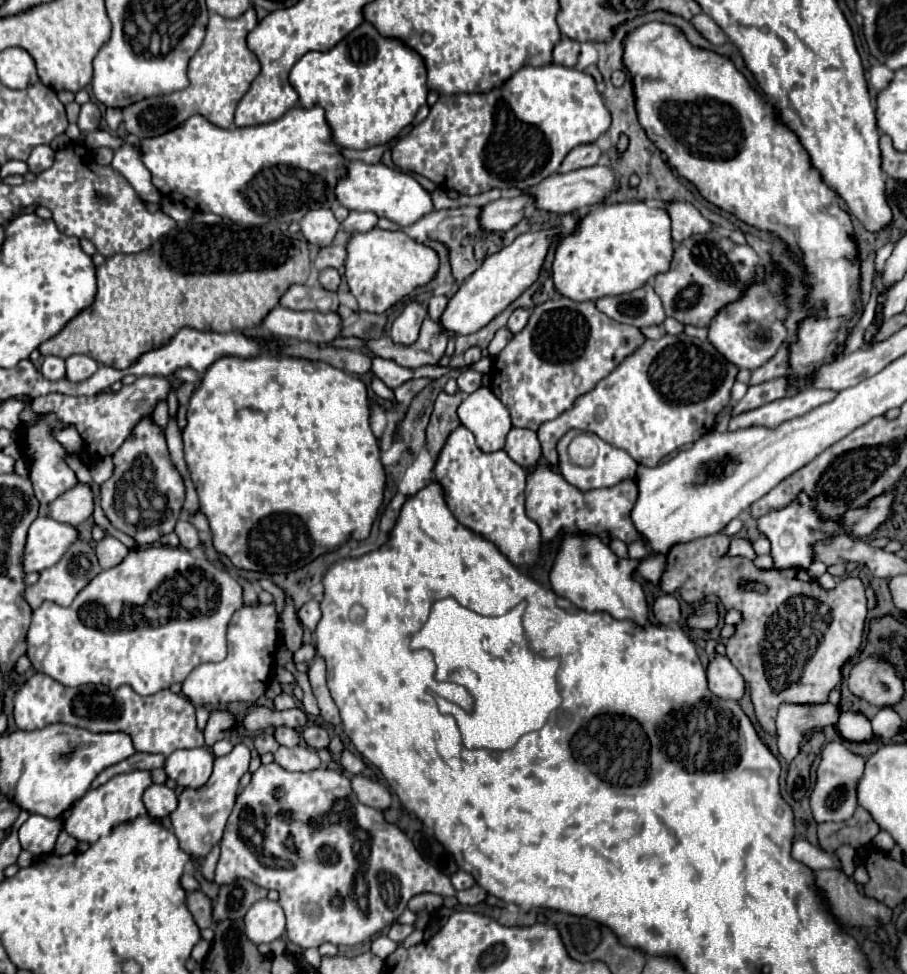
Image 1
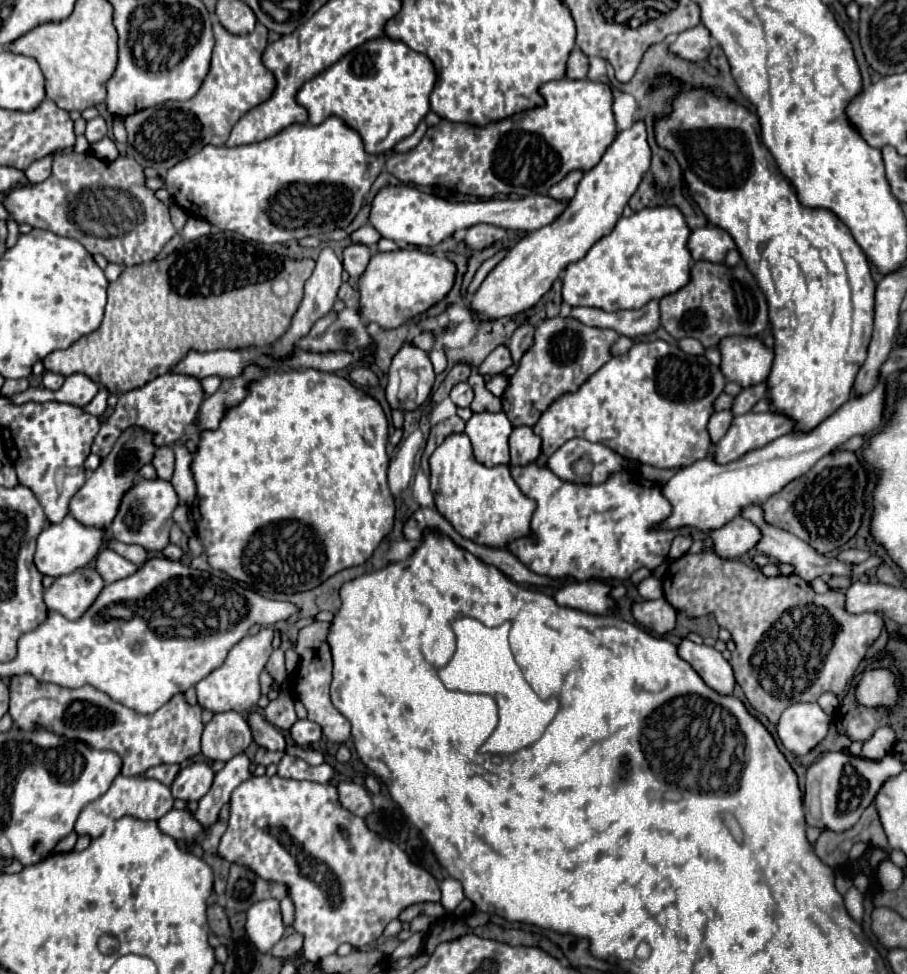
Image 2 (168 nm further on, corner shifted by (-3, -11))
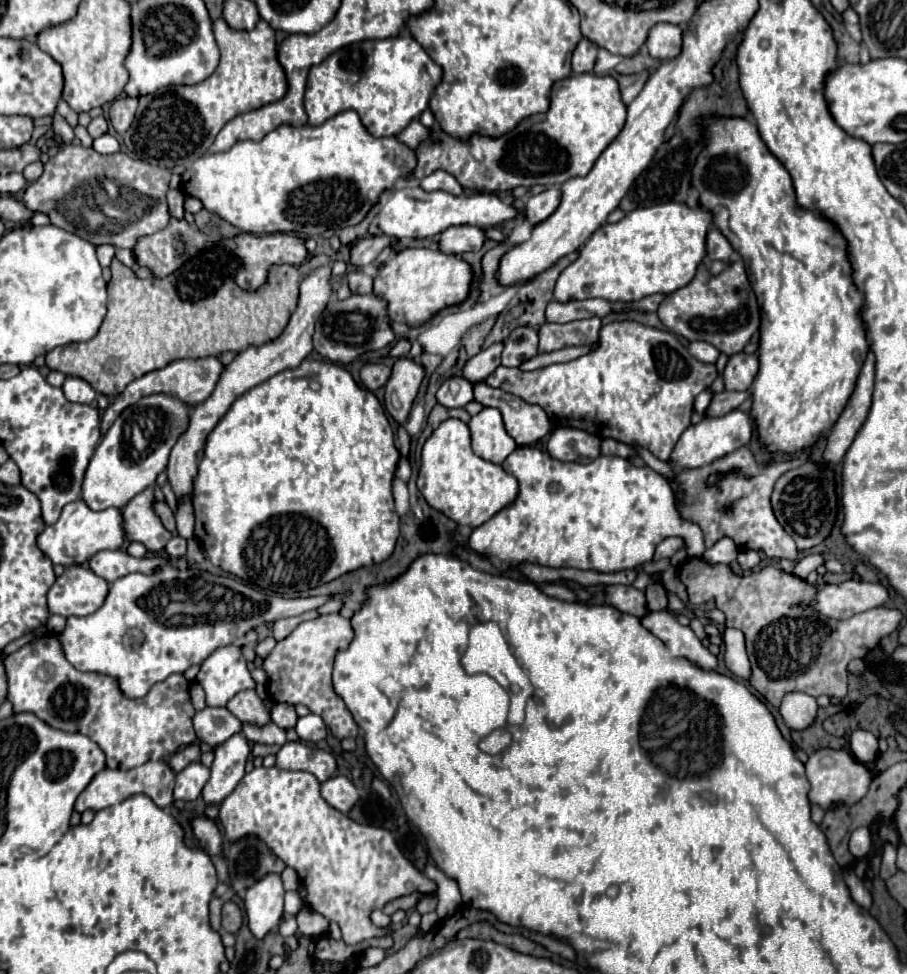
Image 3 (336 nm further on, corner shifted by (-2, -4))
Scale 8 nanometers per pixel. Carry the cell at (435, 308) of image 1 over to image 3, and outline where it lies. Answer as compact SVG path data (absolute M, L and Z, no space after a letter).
M399 338L397 344L391 348L389 356L393 356L393 358L401 358L401 356L407 356L409 350L411 350L411 340L409 340L409 338Z

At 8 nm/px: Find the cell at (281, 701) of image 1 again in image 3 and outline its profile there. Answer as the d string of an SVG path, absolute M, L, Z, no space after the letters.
M271 702L271 720L279 726L279 728L295 728L297 724L297 714L295 714L295 706L293 704L281 704L281 702Z

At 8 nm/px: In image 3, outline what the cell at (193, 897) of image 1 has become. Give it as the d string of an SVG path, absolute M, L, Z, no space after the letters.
M225 902L223 904L223 920L221 920L221 924L223 924L223 928L227 930L227 932L231 932L231 934L235 934L239 928L241 928L241 910L239 910L239 906L235 904L235 902Z

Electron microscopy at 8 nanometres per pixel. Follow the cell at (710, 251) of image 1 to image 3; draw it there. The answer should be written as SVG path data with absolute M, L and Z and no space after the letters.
M743 260L731 262L729 268L717 276L713 276L705 262L701 262L695 278L687 286L665 296L657 314L671 332L687 340L705 340L727 356L741 352L761 326L761 308L749 284Z

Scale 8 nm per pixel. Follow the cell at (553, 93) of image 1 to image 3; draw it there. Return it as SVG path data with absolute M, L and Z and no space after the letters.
M577 74L551 88L551 106L545 114L533 114L499 138L471 134L467 140L453 138L437 124L429 138L415 148L417 166L407 180L423 180L435 170L445 170L469 190L511 190L515 186L553 186L573 176L585 176L599 154L621 132L625 124L625 104L621 102L617 80L611 76Z

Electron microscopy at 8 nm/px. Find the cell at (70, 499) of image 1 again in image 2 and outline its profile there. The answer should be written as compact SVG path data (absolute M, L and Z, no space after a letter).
M136 425L128 427L116 441L114 449L106 457L102 457L100 467L88 473L84 487L70 501L70 513L88 527L110 527L120 507L120 499L124 497L124 491L132 487L138 475L138 469L152 463L156 449L158 447L154 445L154 435L150 431L144 431L142 427L136 427Z

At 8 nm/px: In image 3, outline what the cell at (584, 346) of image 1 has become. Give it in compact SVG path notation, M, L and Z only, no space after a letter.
M599 318L575 320L567 324L545 322L539 328L539 352L555 352L567 346L595 344L599 340L599 330L601 330Z

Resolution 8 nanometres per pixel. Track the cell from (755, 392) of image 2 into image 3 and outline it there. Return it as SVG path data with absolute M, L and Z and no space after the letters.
M723 390L723 392L719 392L719 394L713 396L711 406L707 408L705 416L709 416L709 418L723 416L723 414L739 408L749 396L751 396L749 392L737 392L737 390L735 390L735 392L729 392L729 390Z

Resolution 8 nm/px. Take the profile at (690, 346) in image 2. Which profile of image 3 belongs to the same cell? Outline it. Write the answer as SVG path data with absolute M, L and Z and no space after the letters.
M697 340L697 342L689 342L689 352L697 358L697 360L701 360L701 362L715 362L717 360L717 356L719 356L719 350L713 346L713 344L709 344L709 342L701 342L701 340Z

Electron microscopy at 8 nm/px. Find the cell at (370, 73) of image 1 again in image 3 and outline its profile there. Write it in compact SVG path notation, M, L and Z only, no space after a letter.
M407 32L385 40L363 40L333 52L309 70L305 112L309 124L319 126L339 112L355 110L371 136L397 136L429 106L439 80L441 68Z

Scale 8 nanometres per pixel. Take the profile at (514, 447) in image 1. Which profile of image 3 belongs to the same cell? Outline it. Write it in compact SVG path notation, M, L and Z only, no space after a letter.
M475 382L473 392L475 402L501 410L507 434L517 442L517 446L535 444L537 440L551 432L551 422L547 420L543 408L531 406L519 400L519 396L511 396L503 390L491 388L485 382Z

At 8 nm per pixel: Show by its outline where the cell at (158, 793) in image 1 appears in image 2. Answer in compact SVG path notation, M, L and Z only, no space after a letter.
M172 809L162 819L158 819L158 825L166 835L170 835L174 839L182 839L182 841L196 839L204 833L204 825L198 823L188 809L184 809L184 811Z

